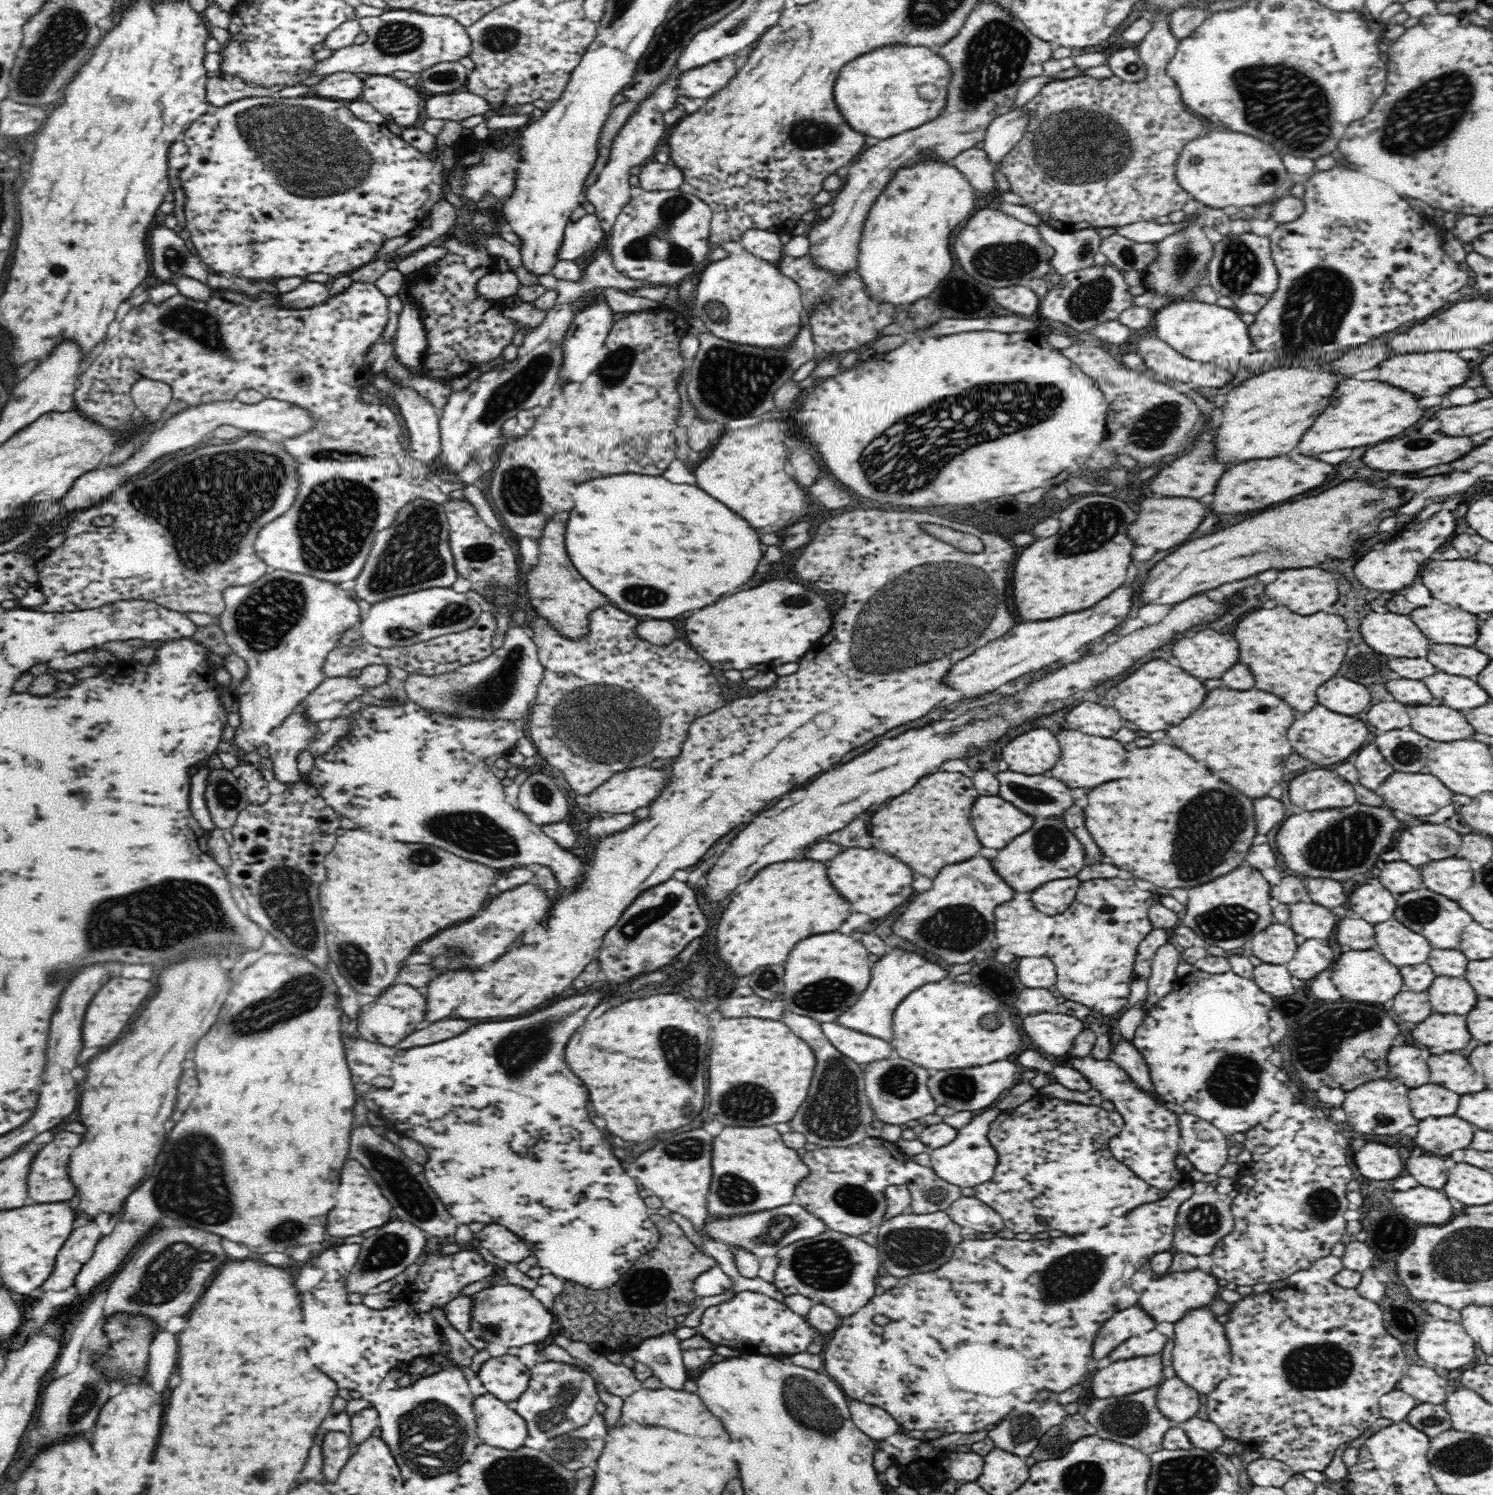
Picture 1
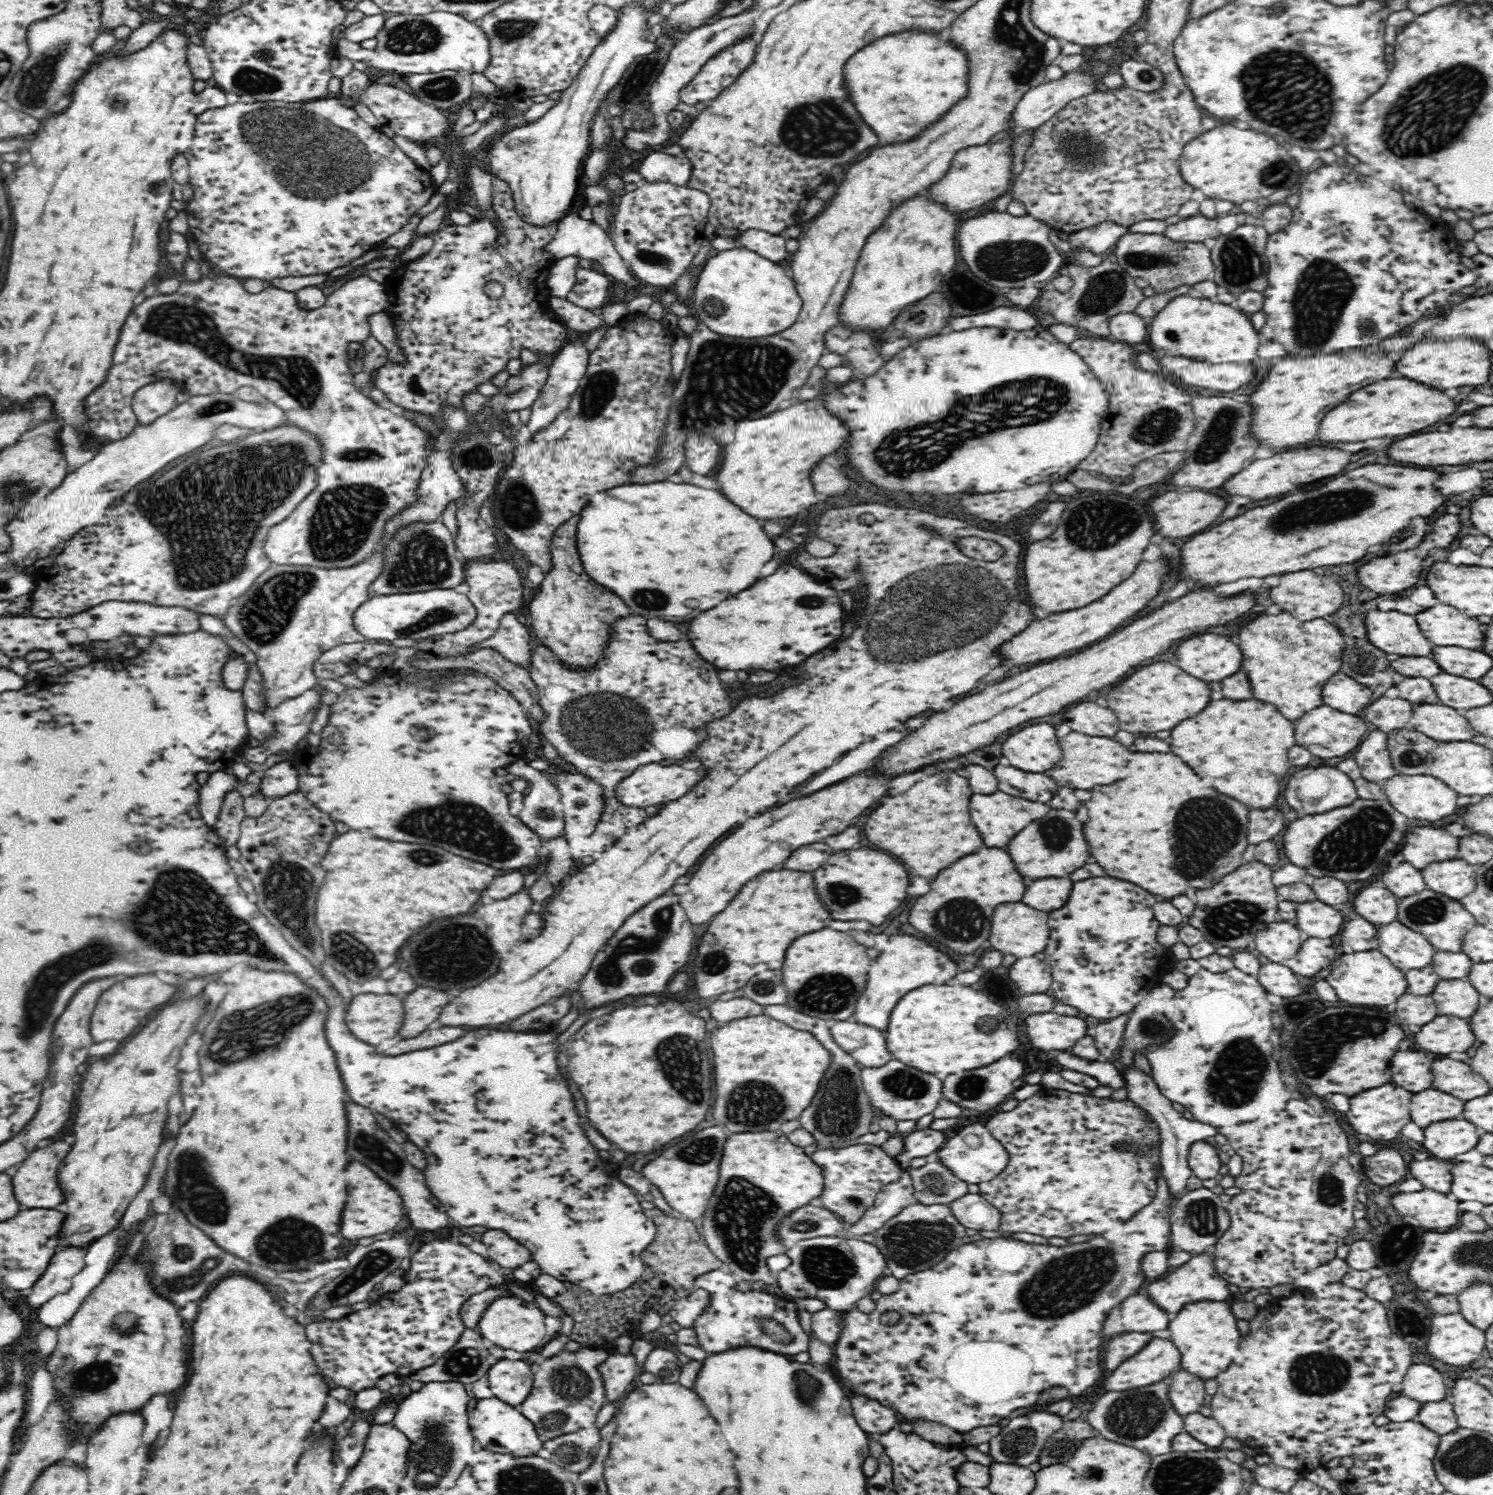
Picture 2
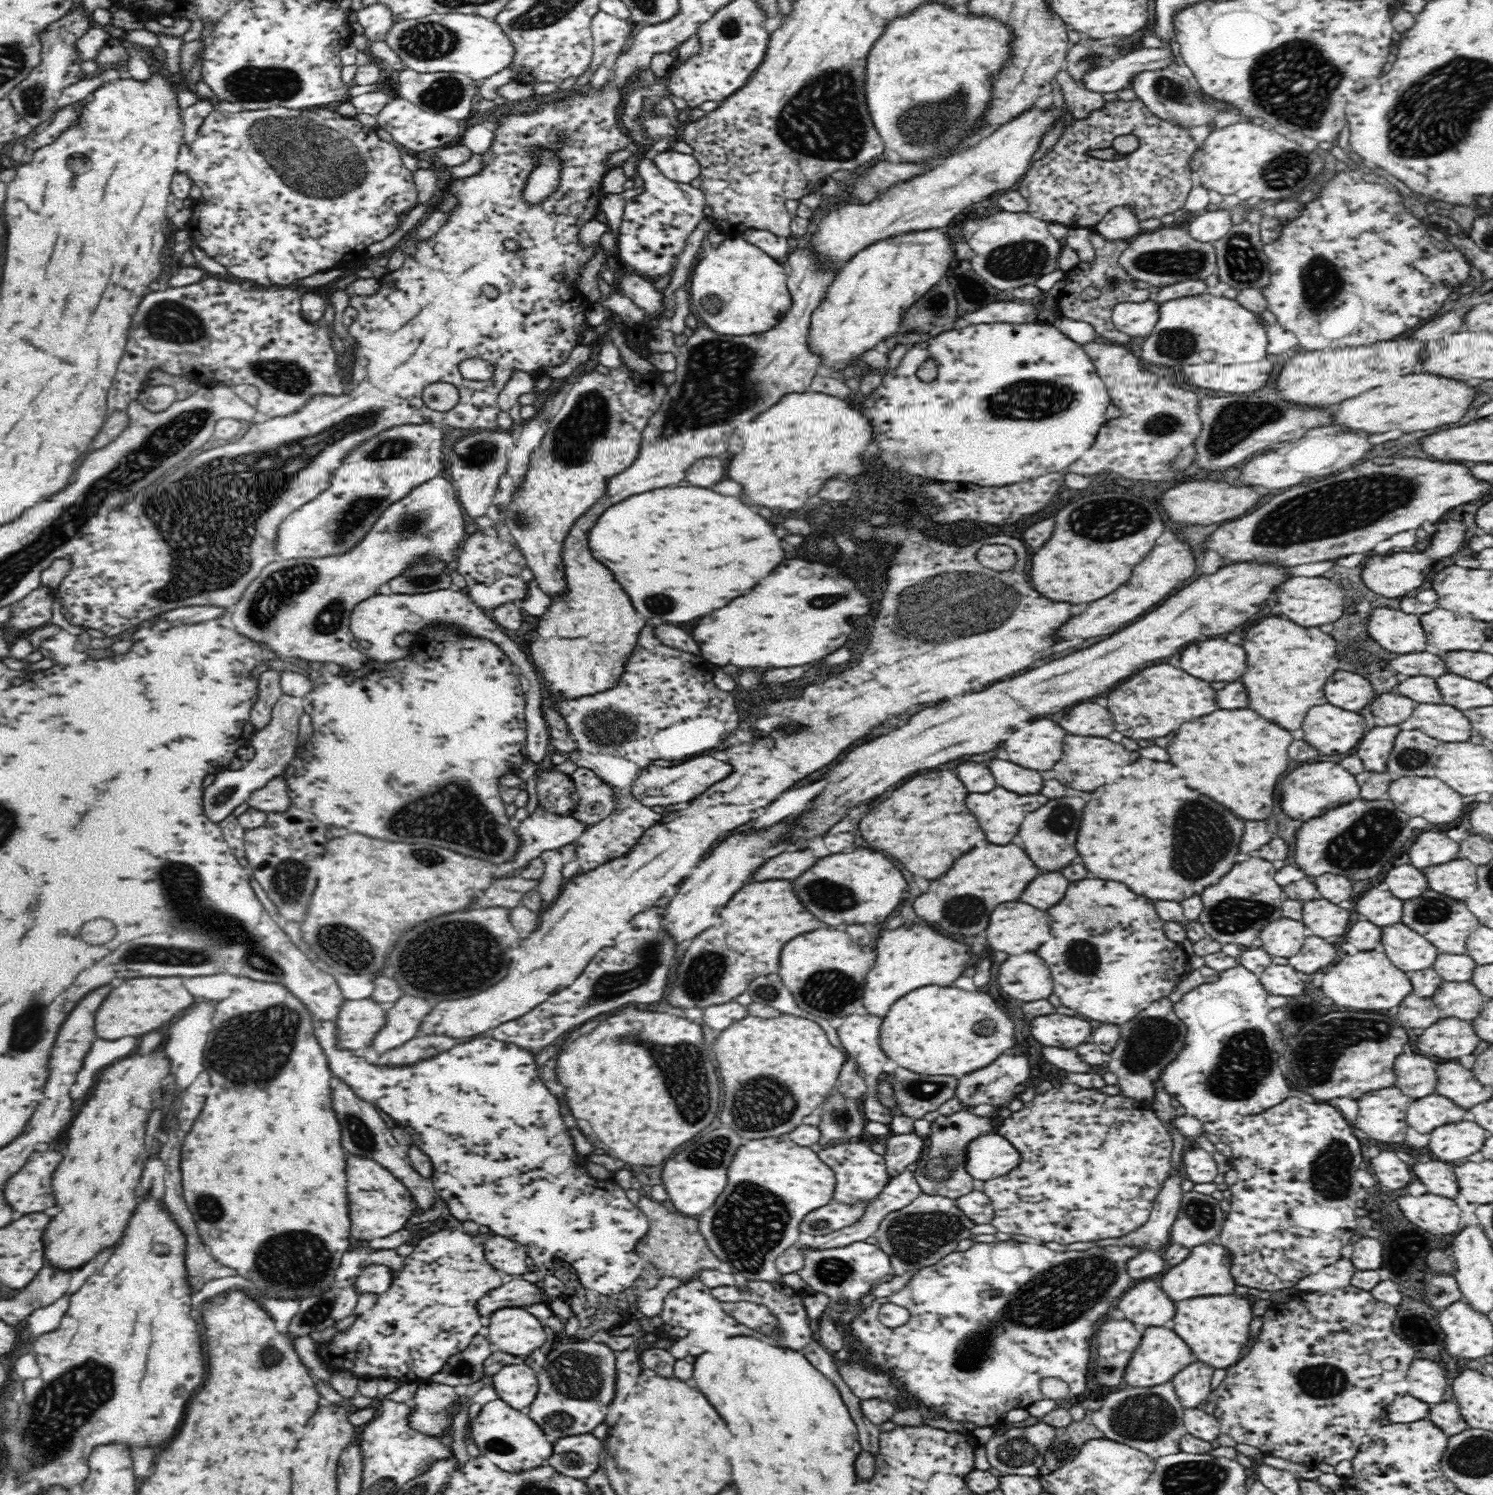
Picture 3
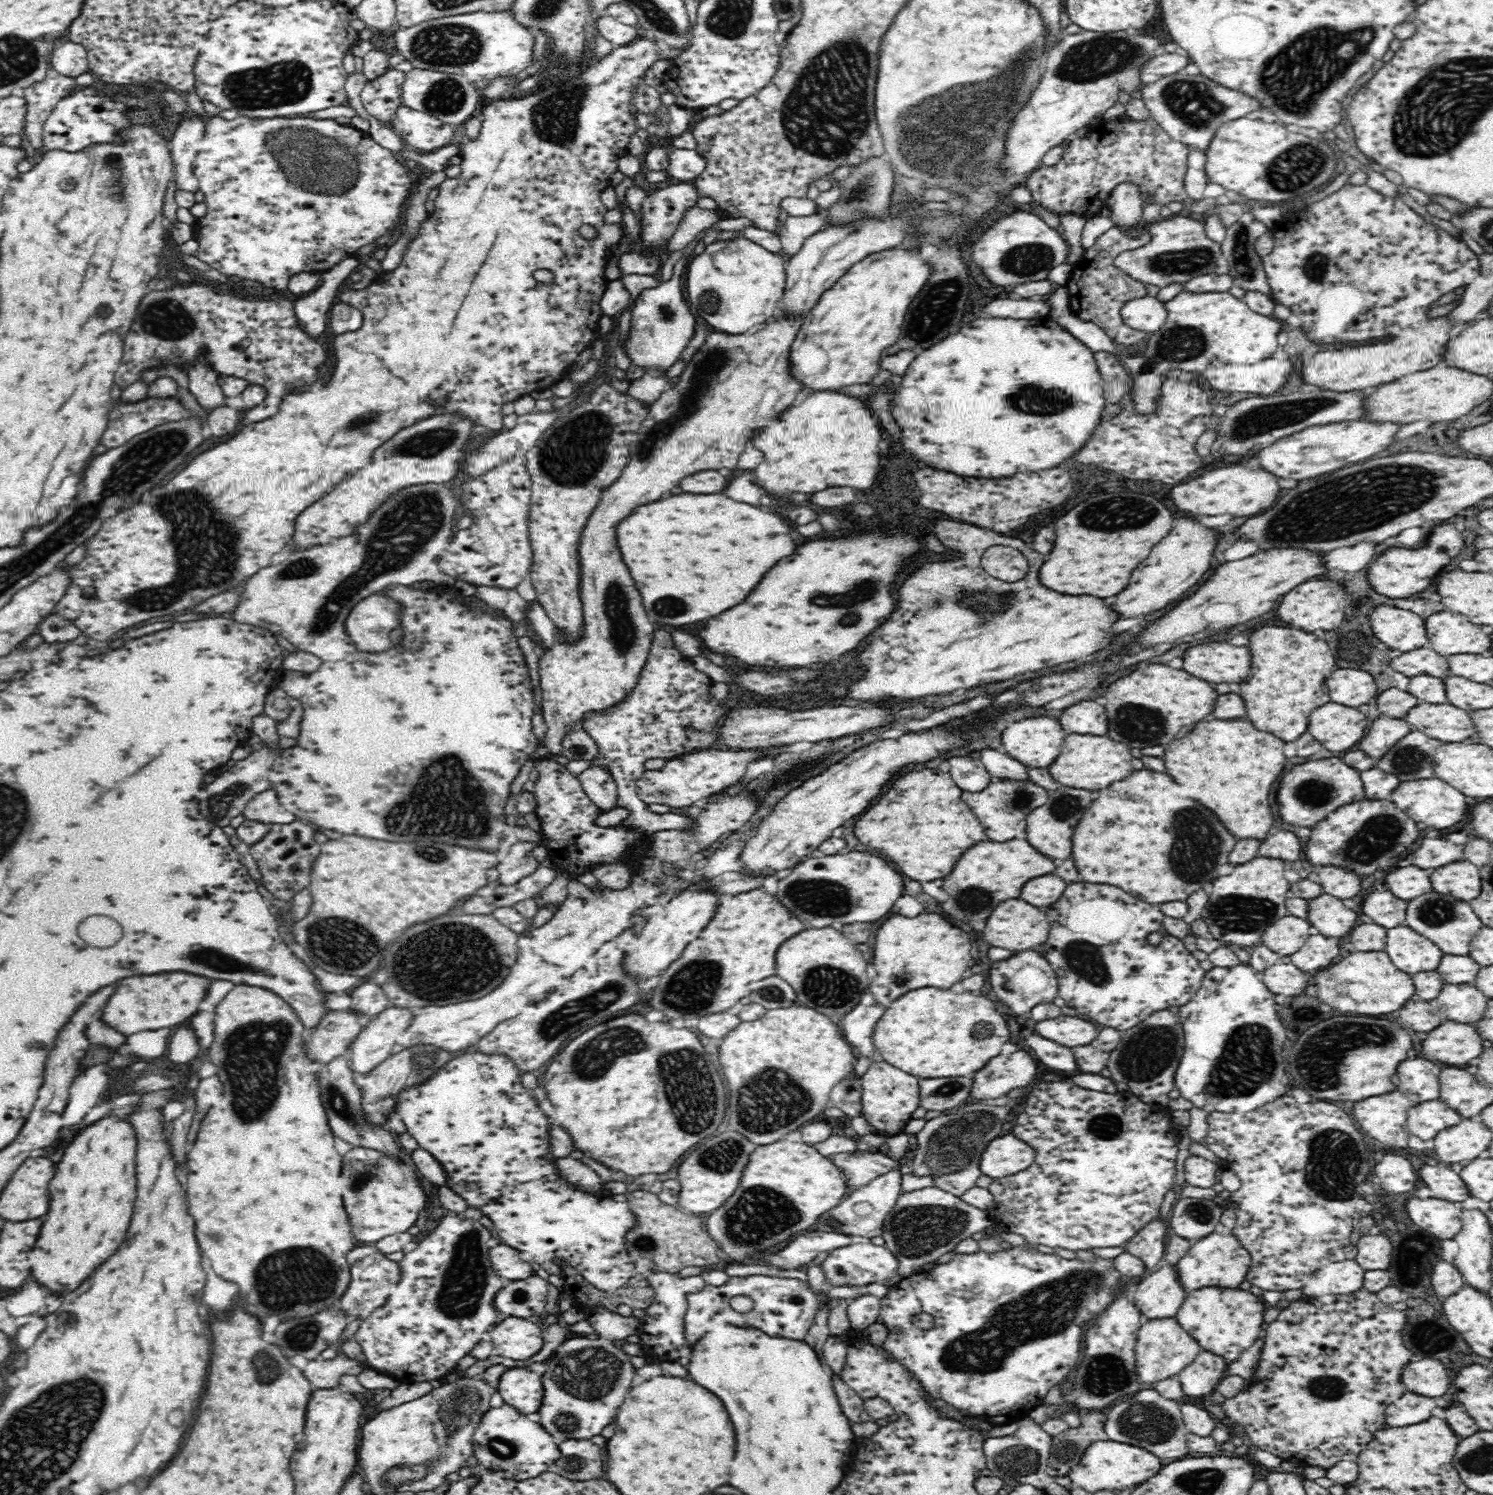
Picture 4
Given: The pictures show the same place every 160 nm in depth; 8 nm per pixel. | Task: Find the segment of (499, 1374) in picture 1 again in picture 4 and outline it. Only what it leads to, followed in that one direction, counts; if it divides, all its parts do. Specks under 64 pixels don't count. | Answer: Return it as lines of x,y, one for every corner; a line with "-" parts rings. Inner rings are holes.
518,1367
507,1369
500,1376
496,1392
500,1393
504,1403
526,1415
538,1412
544,1387
540,1375
530,1368

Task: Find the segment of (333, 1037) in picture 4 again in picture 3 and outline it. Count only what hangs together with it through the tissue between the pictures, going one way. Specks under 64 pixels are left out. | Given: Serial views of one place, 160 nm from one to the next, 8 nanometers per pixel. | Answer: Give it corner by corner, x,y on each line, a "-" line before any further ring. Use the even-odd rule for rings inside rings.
373,997
362,1000
345,1000
342,1005
341,1012
337,1020
337,1042
339,1046
348,1050
353,1050
358,1057
364,1056
366,1048
372,1048
374,1037
377,1036
381,1028
387,1021
388,1008
387,1005
374,1000

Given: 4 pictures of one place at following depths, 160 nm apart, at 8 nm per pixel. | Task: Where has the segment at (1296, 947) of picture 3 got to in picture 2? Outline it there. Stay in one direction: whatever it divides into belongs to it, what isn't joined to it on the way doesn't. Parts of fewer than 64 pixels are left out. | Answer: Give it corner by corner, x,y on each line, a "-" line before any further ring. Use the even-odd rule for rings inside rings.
1278,920
1256,934
1255,948
1268,960
1282,963
1298,954
1303,940
1295,924

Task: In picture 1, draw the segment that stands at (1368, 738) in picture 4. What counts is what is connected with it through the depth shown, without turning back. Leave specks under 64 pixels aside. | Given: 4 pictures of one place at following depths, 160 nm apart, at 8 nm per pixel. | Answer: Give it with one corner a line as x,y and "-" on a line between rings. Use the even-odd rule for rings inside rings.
1374,742
1360,750
1354,764
1360,774
1358,783
1374,792
1385,781
1385,778
1395,772
1394,768
1387,764
1386,759
1378,752

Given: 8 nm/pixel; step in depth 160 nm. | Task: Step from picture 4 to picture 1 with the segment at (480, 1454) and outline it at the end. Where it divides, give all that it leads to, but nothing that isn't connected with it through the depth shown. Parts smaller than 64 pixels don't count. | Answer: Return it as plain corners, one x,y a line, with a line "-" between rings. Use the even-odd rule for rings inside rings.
485,1393
474,1399
473,1411
477,1424
477,1437
482,1444
506,1450
516,1450
524,1446
524,1438
528,1436
526,1421
509,1404
490,1393

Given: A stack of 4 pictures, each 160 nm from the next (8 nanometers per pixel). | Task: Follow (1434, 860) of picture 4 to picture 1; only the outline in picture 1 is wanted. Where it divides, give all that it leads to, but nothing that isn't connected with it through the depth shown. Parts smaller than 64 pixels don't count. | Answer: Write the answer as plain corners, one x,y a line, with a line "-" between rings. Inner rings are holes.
1412,822
1403,825
1401,830
1406,830
1402,834
1402,840
1398,838
1395,842
1398,852
1402,854
1400,858
1406,860
1412,866
1426,864
1430,860
1442,860
1456,856
1460,850
1460,834
1450,830
1448,826
1436,826
1436,824
1422,824
1414,826
1420,822

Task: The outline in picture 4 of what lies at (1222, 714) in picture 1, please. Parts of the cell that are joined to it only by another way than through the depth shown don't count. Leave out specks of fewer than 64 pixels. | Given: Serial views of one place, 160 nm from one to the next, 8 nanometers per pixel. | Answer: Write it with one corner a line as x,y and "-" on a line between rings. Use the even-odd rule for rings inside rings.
1238,718
1238,720
1212,720
1212,722
1198,722
1190,734
1184,738
1174,740
1164,754
1166,772
1182,786
1184,794
1192,800
1198,800
1206,808
1214,810
1216,816
1226,824
1226,828
1237,839
1257,838
1264,840
1270,826
1274,824
1274,814
1270,810
1270,788
1278,780
1278,776
1284,772
1286,756
1284,756
1286,742
1276,738
1274,734
1260,732
1254,728
1250,720

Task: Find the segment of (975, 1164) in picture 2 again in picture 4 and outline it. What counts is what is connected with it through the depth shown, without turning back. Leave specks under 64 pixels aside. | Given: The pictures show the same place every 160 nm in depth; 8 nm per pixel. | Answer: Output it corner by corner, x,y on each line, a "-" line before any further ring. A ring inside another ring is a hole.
1012,1133
994,1137
985,1146
978,1162
984,1176
998,1179
1026,1169
1034,1162
1034,1149

